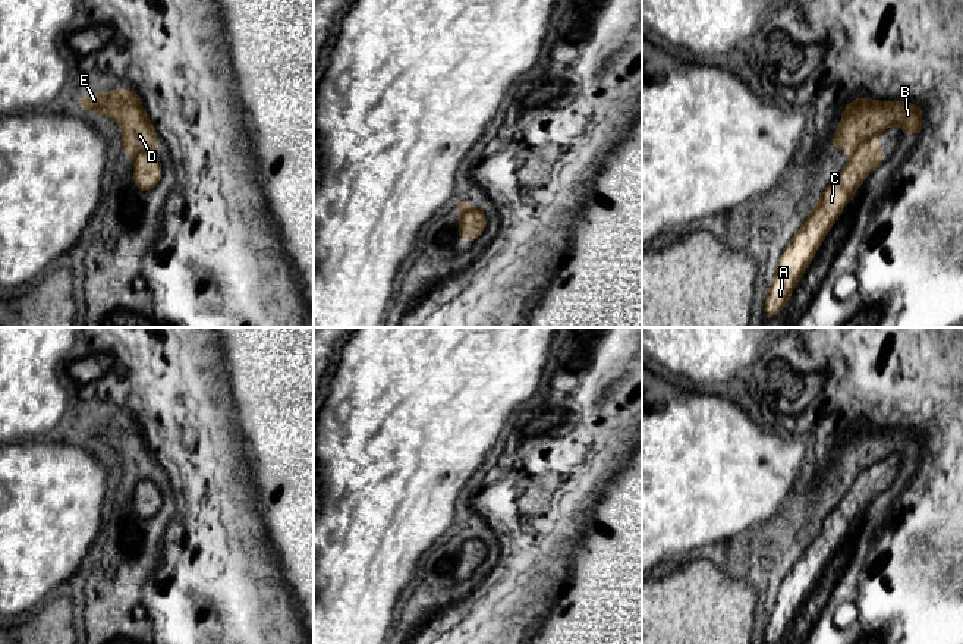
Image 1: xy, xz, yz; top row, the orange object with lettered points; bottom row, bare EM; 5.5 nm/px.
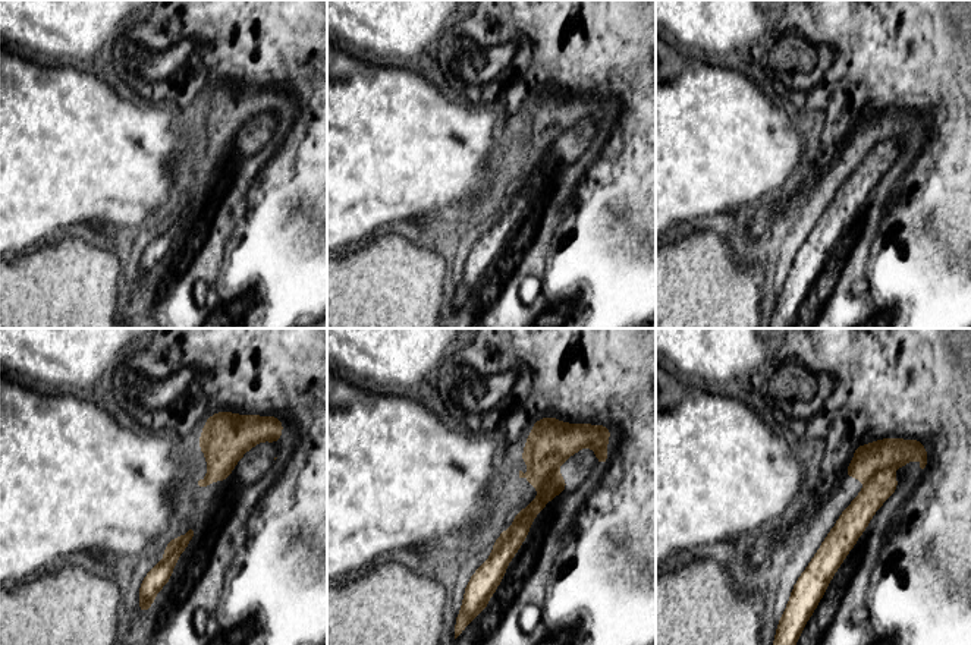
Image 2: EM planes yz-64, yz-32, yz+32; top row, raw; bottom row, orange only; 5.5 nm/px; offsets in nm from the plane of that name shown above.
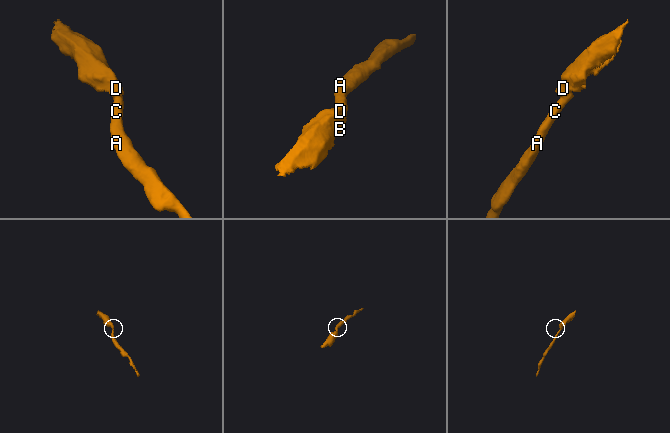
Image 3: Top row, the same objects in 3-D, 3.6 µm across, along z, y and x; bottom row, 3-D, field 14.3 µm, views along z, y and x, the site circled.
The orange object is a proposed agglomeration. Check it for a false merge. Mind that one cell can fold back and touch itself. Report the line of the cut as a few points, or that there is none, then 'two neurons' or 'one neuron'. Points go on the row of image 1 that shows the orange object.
cut in yz along (875, 134), (850, 156); two neurons

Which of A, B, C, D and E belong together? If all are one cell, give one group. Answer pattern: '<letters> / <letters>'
A C / B D E

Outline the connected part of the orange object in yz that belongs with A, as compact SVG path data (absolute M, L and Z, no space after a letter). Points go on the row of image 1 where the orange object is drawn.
M875 135L856 150L841 173L825 188L819 201L809 211L805 224L794 233L778 260L765 298L767 321L784 310L794 286L802 280L821 242L853 192L885 158Z

